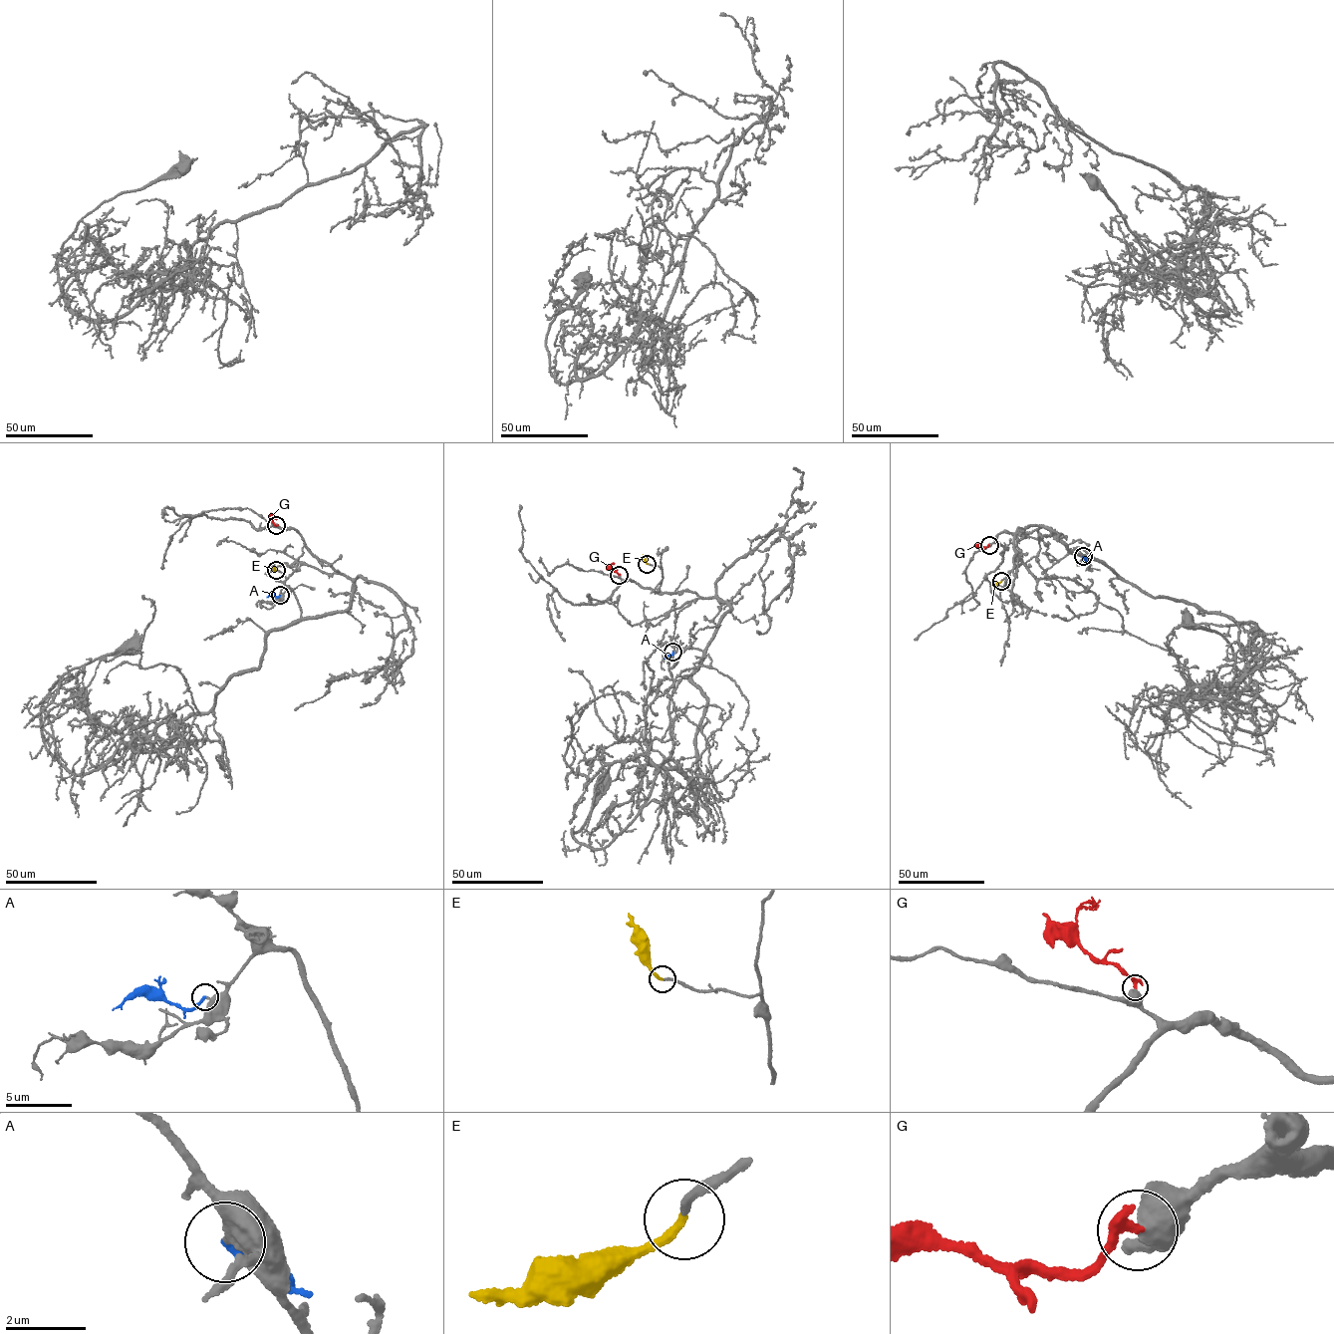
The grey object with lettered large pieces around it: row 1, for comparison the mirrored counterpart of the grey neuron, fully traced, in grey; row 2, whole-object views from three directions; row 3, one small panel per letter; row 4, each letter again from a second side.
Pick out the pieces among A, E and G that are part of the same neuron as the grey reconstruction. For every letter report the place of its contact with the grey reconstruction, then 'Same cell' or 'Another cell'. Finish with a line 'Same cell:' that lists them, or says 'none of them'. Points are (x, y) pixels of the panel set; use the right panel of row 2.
A: Touches grey at (1083, 556). Another cell
E: Touches grey at (1001, 581). Same cell
G: Touches grey at (989, 545). Another cell
Same cell: E

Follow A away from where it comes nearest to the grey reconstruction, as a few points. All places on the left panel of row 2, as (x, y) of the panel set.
A: (280, 595), (267, 597)

